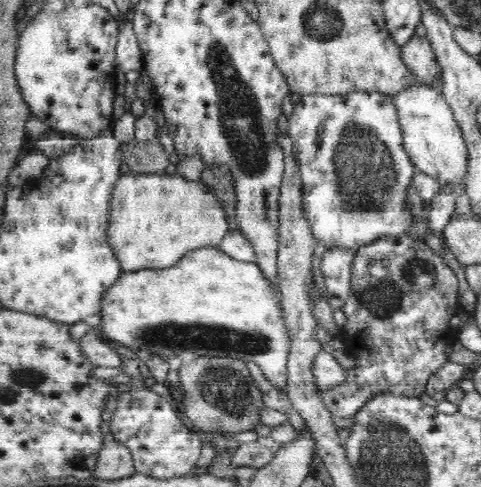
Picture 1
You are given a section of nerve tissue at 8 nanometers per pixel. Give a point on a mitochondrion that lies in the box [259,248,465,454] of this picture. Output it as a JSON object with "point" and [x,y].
{"point":[383,295]}

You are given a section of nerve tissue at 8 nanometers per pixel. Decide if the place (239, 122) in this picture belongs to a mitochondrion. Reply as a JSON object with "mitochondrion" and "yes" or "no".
{"mitochondrion":"yes"}

